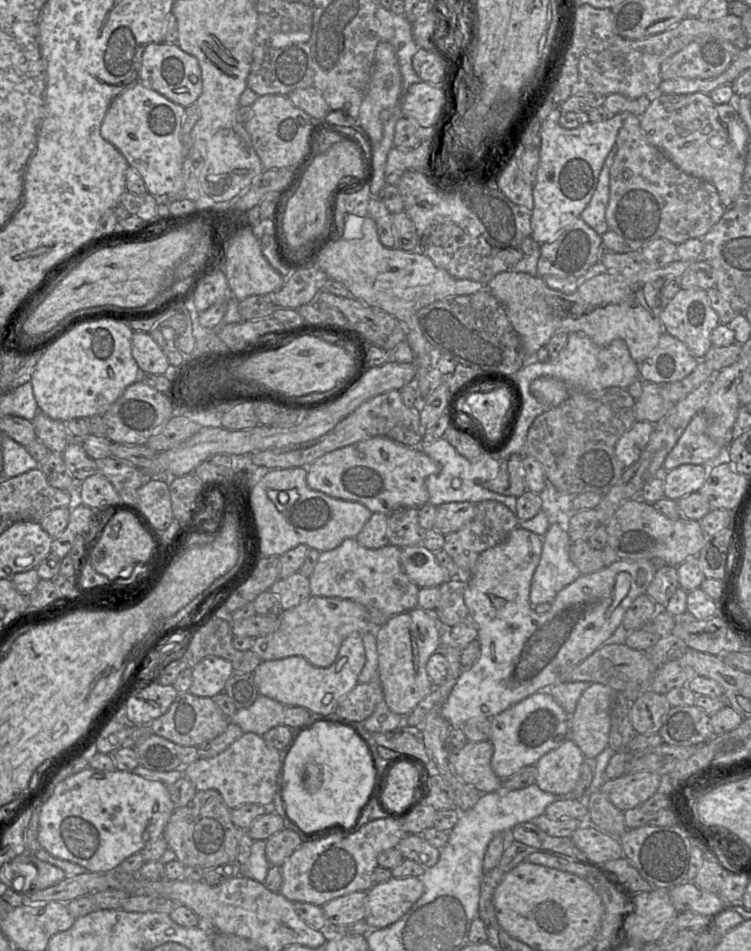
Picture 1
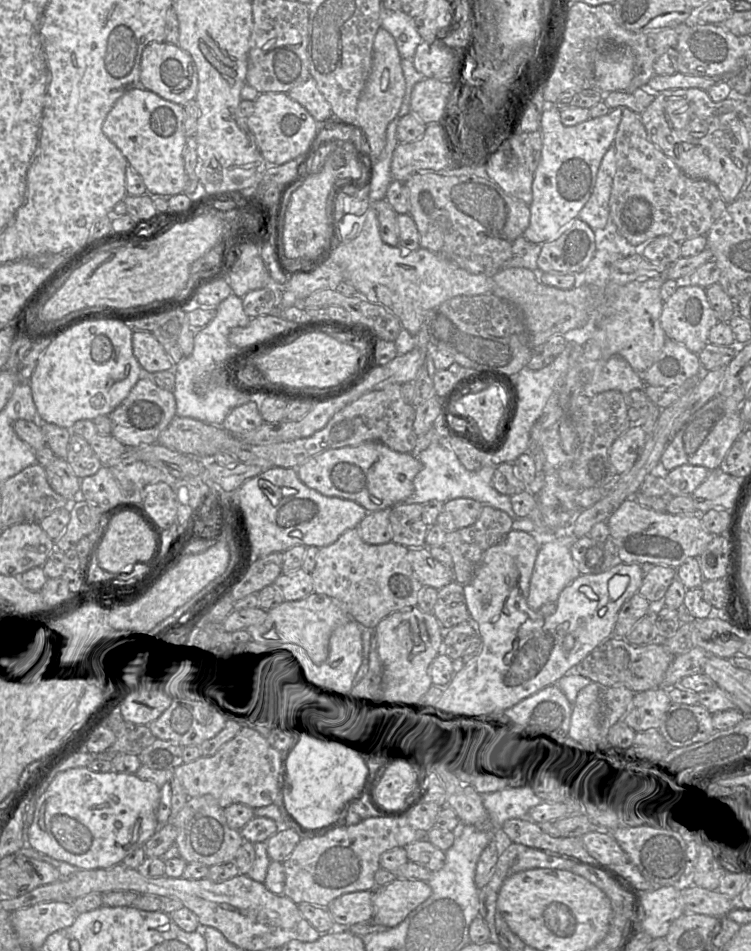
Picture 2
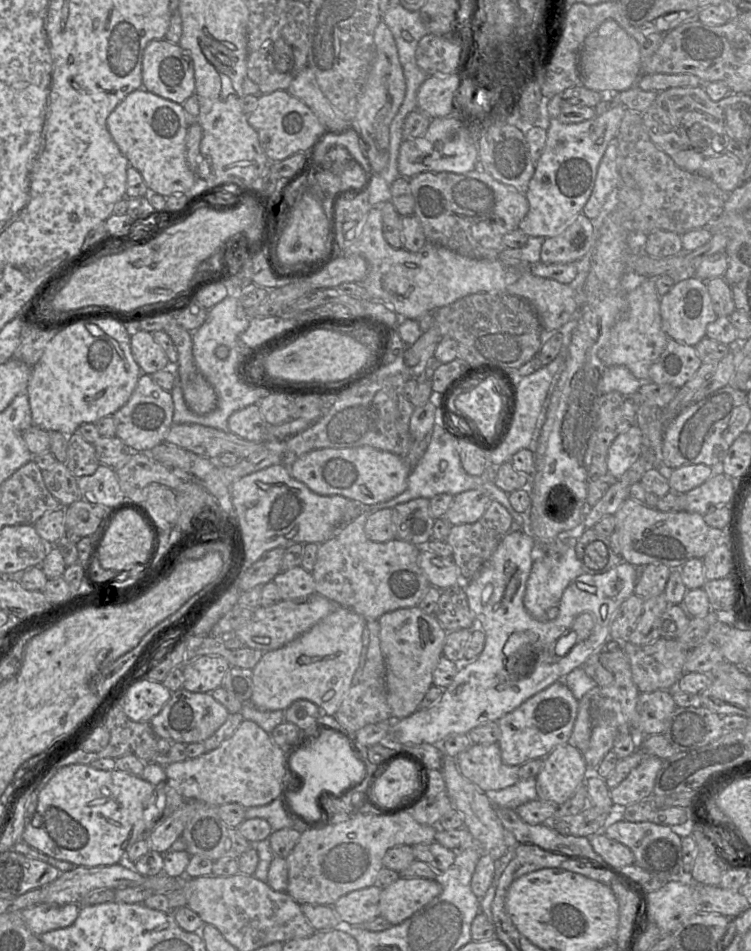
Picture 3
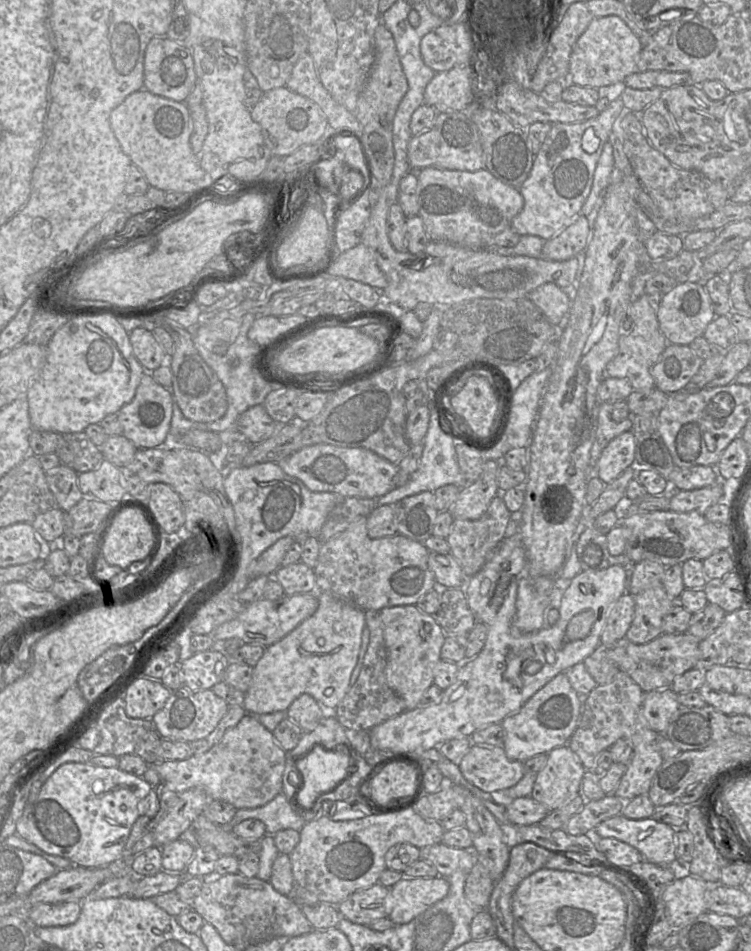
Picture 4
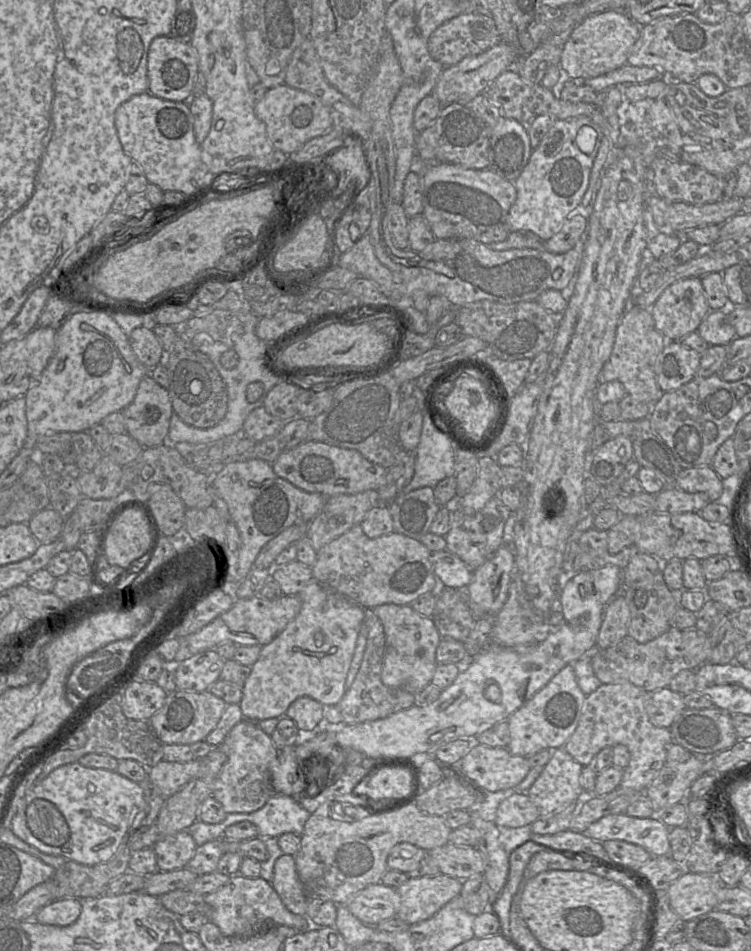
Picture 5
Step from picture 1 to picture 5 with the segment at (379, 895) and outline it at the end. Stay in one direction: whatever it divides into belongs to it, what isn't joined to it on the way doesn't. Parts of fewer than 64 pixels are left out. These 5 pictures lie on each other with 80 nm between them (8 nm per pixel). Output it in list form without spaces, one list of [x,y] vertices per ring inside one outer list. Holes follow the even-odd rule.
[[[442,873],[408,878],[396,889],[398,894],[396,917],[409,925],[431,918],[446,903],[460,895],[462,881]]]

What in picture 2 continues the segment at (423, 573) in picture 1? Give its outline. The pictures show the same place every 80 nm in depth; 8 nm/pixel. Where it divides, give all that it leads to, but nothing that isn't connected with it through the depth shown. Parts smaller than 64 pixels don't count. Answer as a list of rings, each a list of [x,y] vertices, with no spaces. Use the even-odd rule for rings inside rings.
[[[428,547],[409,549],[408,560],[416,577],[424,587],[433,587],[440,590],[454,581],[452,568],[436,560]]]

